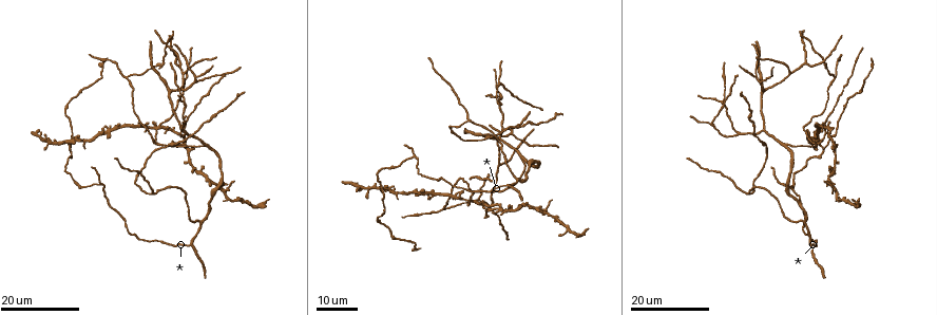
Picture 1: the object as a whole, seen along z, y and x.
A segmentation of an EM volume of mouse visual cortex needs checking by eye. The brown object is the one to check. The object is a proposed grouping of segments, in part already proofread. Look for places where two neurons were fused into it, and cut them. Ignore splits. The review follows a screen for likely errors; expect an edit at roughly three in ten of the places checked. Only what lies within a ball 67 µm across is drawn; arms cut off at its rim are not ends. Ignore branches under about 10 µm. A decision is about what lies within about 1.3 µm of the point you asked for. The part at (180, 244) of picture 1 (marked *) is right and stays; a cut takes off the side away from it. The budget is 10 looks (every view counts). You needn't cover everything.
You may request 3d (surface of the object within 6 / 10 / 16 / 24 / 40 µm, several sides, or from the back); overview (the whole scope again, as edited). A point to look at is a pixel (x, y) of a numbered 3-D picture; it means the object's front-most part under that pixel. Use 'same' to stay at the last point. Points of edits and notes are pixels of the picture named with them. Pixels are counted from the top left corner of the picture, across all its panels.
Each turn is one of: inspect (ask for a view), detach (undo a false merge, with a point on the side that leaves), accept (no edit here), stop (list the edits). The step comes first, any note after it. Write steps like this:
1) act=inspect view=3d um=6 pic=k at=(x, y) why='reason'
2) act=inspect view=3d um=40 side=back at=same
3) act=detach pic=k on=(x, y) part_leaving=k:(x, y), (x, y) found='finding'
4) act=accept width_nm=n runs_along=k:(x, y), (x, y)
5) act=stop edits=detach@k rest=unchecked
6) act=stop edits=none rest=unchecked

act=inspect view=3d um=16 pic=1 at=(522, 161)

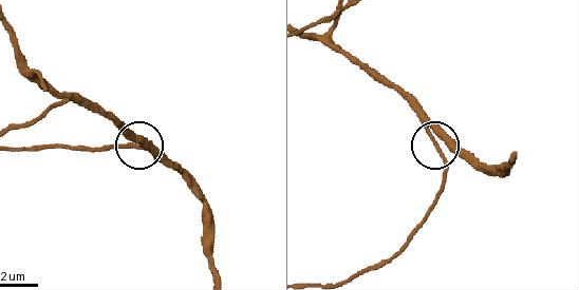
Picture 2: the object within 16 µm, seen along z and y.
act=inspect view=3d um=6 pic=2 at=(436, 148)

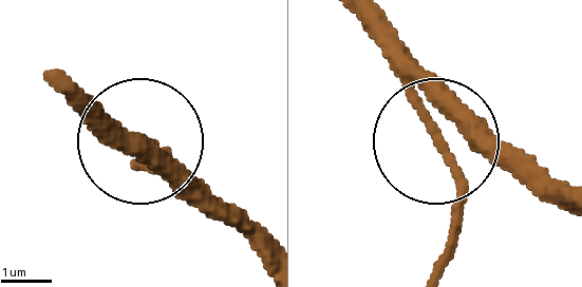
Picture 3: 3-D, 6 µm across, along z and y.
act=accept runs_along=3:(563, 191), (525, 187), (440, 136), (378, 43) found='all the same neuron'

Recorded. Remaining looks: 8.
act=inspect view=3d um=24 pic=1 at=(512, 135) why='three arms meet'

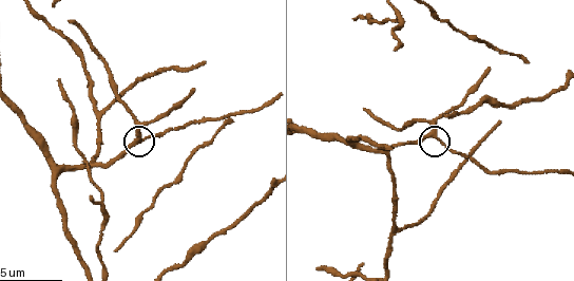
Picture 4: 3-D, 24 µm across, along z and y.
act=inspect view=3d um=10 pic=4 at=(141, 141)

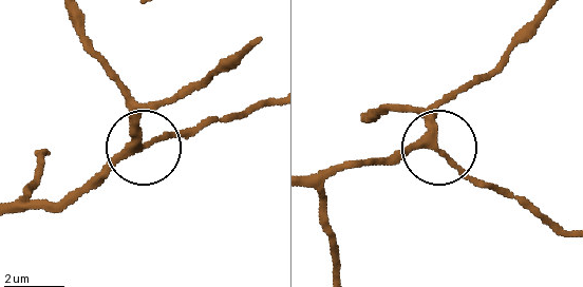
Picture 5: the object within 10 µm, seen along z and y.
act=accept width_nm=240 runs_along=5:(14, 213), (74, 201), (135, 152), (143, 137), (128, 87) found='all the same neuron'

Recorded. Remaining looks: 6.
act=inspect view=3d um=16 pic=1 at=(764, 131) why='branch point'

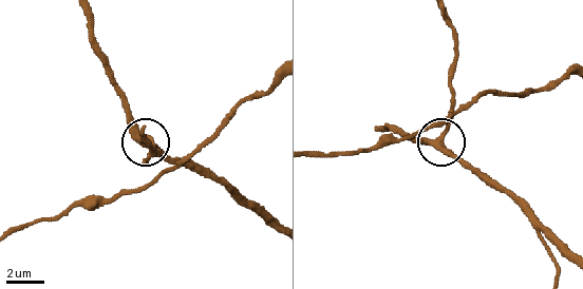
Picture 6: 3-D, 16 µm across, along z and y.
act=inspect view=3d um=10 pic=6 at=(439, 138)

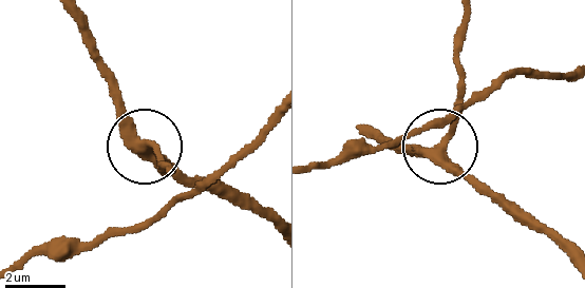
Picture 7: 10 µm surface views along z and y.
act=accept runs_along=7:(569, 261), (509, 215), (444, 147), (460, 89) found='continuous, no second neuron'

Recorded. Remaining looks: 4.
act=inspect view=3d um=24 pic=1 at=(477, 202) why='small branch off a trunk'

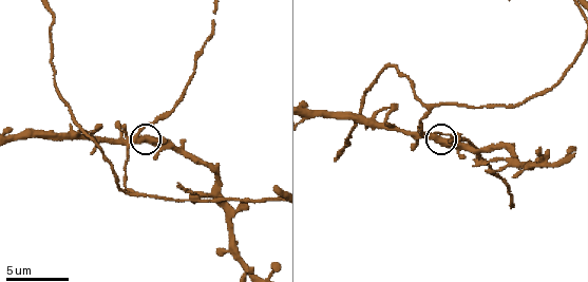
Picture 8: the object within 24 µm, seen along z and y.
act=inspect view=3d um=10 pic=8 at=(436, 136)

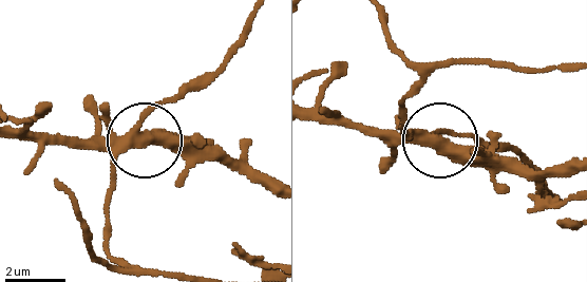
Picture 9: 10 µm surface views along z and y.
act=detach pic=9 on=(80, 140) width_nm=370 part_leaving=9:(422, 133), (541, 171), (564, 171) found='two neurons meet here'

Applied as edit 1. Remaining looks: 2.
act=stop edits=detach@9 rest=unchecked

